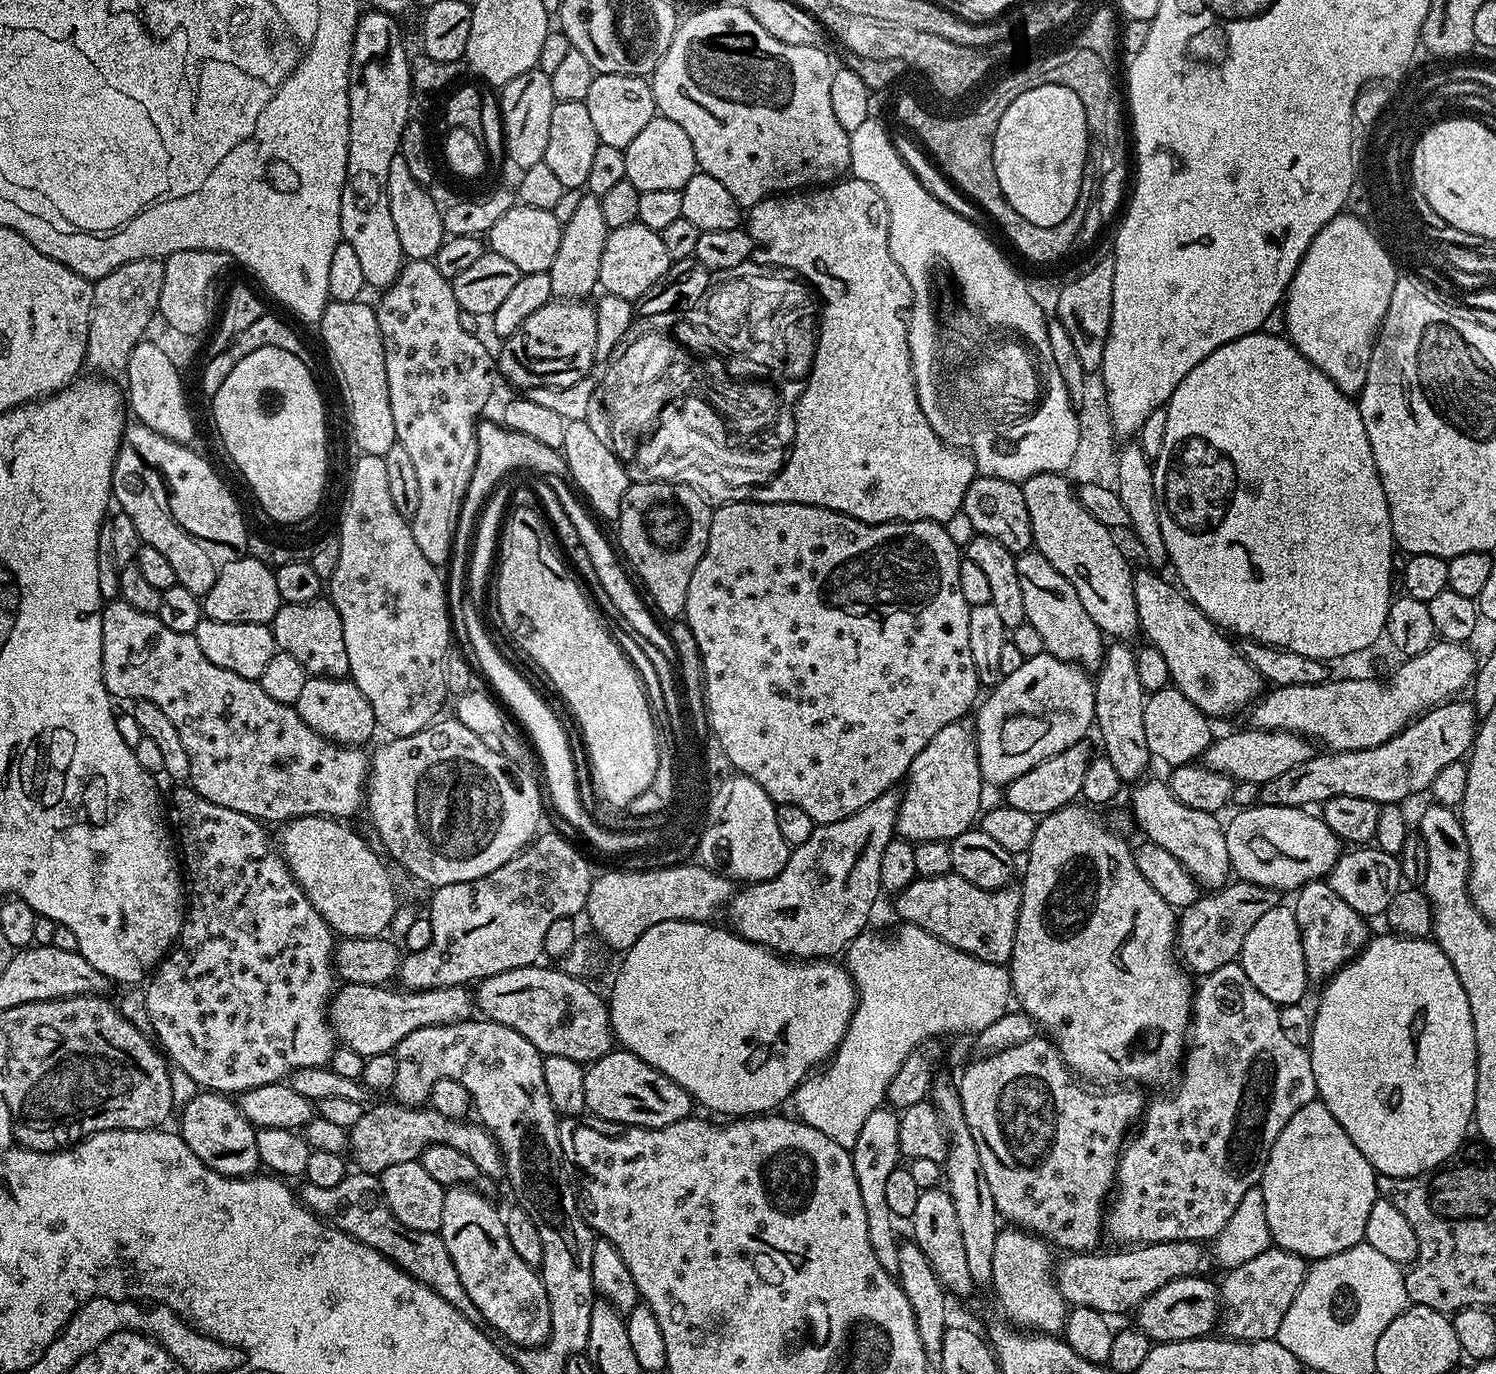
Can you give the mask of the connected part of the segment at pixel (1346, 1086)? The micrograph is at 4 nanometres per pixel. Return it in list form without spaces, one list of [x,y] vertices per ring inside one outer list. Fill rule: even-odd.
[[[1373,935],[1367,946],[1323,985],[1324,993],[1320,996],[1316,1017],[1312,1020],[1310,1055],[1318,1099],[1324,1103],[1326,1110],[1330,1110],[1330,1114],[1334,1114],[1334,1118],[1338,1118],[1338,1126],[1350,1134],[1350,1142],[1362,1150],[1366,1162],[1370,1162],[1370,1166],[1382,1176],[1417,1176],[1445,1164],[1455,1152],[1460,1151],[1465,1143],[1464,1135],[1468,1128],[1470,1132],[1473,1127],[1476,1115],[1474,1018],[1470,1014],[1470,1002],[1466,1002],[1466,990],[1462,990],[1462,982],[1458,982],[1458,974],[1454,966],[1450,966],[1450,958],[1442,954],[1435,939],[1412,940],[1409,936],[1387,935]]]

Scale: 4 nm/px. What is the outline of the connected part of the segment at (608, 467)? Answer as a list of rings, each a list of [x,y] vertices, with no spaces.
[[[570,420],[566,423],[566,438],[562,451],[568,464],[568,476],[578,489],[579,495],[586,501],[587,507],[601,521],[616,522],[620,518],[622,498],[628,489],[630,477],[624,469],[627,467],[615,455],[609,441],[604,441],[590,425],[588,420]]]

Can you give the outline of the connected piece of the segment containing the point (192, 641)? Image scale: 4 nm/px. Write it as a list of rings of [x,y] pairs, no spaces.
[[[109,600],[102,608],[102,678],[106,690],[117,701],[128,700],[135,702],[145,700],[154,702],[170,722],[174,722],[174,730],[178,730],[178,738],[182,738],[182,747],[186,750],[186,758],[190,758],[190,774],[188,780],[190,787],[202,798],[214,802],[214,806],[226,806],[226,810],[238,810],[238,814],[255,816],[261,822],[268,820],[280,820],[287,822],[296,820],[300,816],[331,816],[333,818],[348,818],[356,811],[361,811],[362,805],[366,800],[366,785],[368,782],[368,770],[370,767],[370,756],[363,747],[345,746],[327,740],[325,736],[319,736],[306,722],[302,722],[300,715],[296,713],[295,707],[290,704],[279,704],[262,690],[259,680],[242,678],[242,674],[234,674],[234,670],[222,670],[222,666],[214,666],[206,654],[202,654],[202,649],[198,647],[195,635],[191,632],[179,632],[170,630],[170,626],[162,626],[158,617],[146,614],[142,610],[134,610],[130,602],[121,600]]]

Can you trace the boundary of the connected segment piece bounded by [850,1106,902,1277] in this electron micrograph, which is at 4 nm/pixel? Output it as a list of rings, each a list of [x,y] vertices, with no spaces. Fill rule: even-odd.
[[[891,1107],[875,1108],[870,1118],[862,1122],[862,1130],[858,1130],[858,1142],[854,1142],[850,1149],[854,1162],[854,1178],[858,1178],[858,1194],[862,1194],[862,1210],[866,1210],[866,1234],[870,1234],[870,1247],[882,1270],[894,1277],[898,1277],[898,1254],[902,1240],[901,1237],[896,1237],[897,1221],[886,1202],[886,1178],[894,1174],[902,1160],[898,1146],[899,1125],[899,1115]]]

